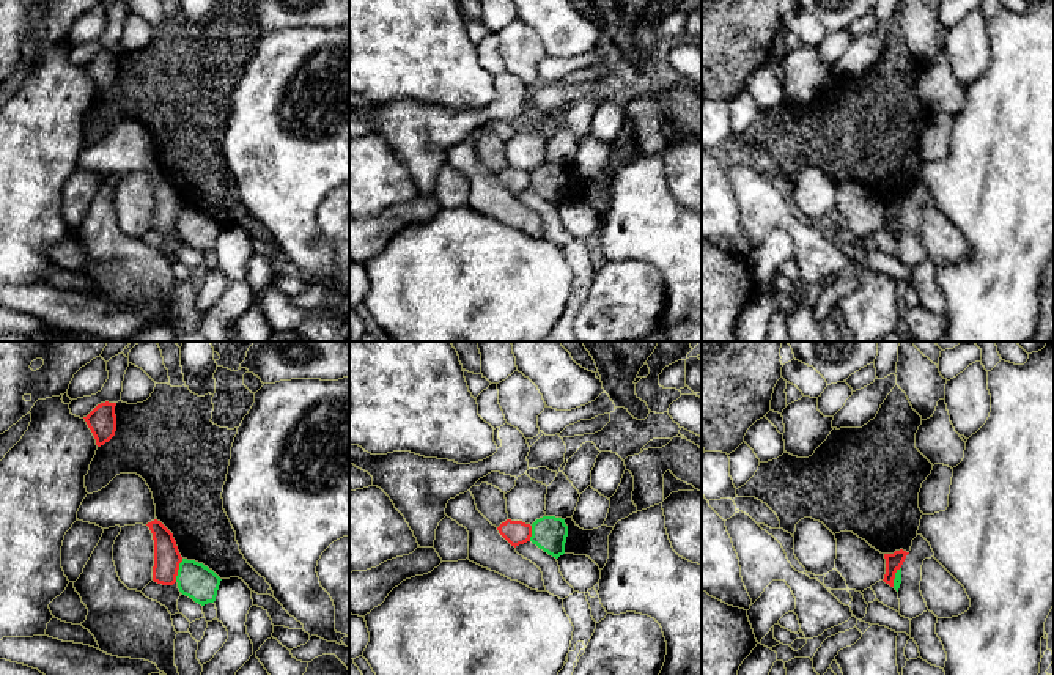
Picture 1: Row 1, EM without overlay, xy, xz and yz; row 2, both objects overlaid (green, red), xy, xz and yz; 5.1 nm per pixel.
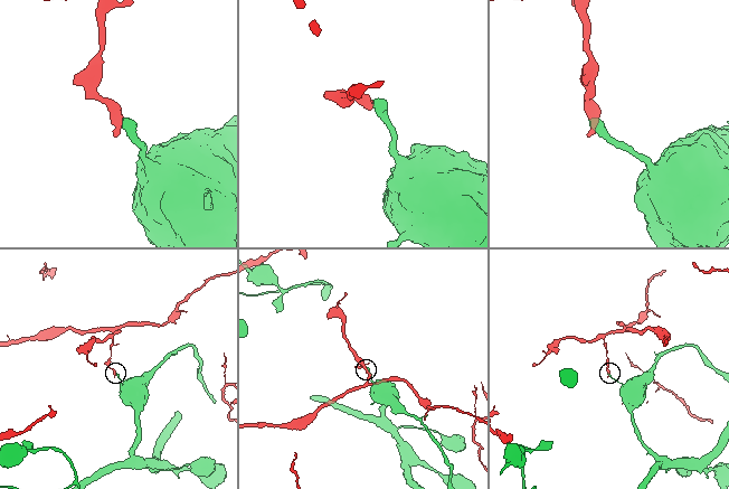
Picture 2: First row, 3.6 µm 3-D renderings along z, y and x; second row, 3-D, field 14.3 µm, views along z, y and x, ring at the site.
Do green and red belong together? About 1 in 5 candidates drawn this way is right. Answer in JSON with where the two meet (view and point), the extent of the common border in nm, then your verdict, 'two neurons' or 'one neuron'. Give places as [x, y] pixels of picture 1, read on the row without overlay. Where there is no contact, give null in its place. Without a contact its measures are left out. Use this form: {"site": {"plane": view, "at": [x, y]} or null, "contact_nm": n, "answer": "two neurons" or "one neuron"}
{"site": {"plane": "xy", "at": [178, 217]}, "contact_nm": 130, "answer": "two neurons"}

